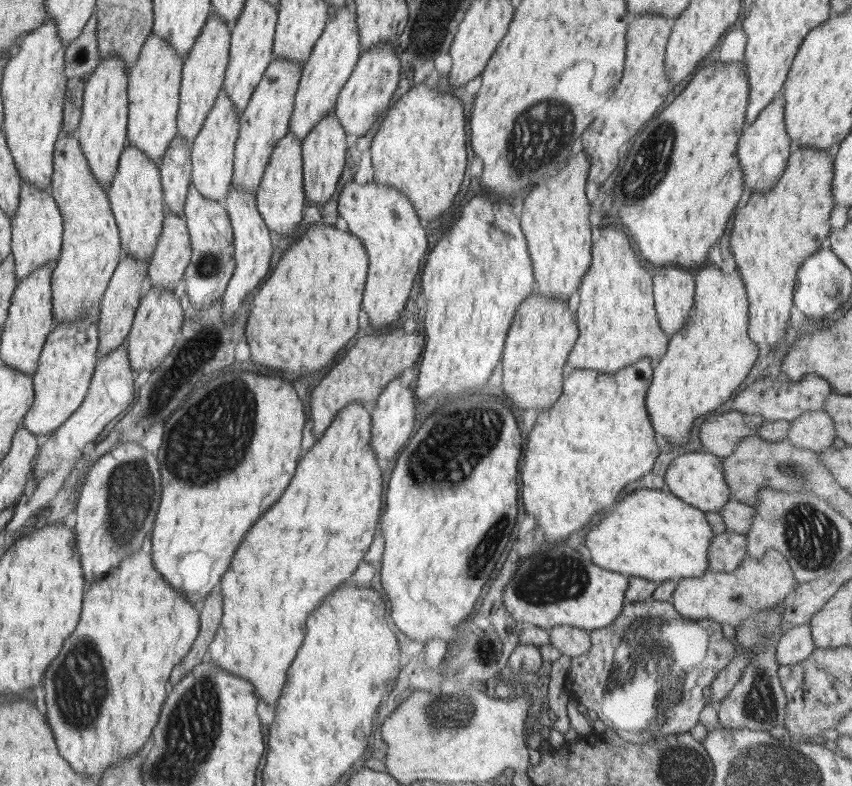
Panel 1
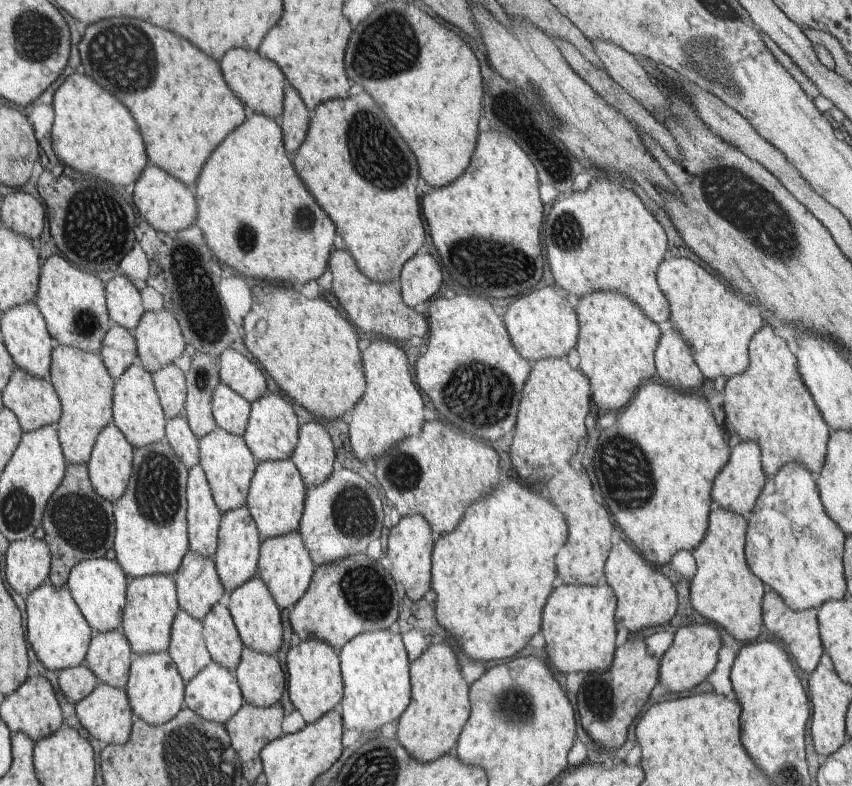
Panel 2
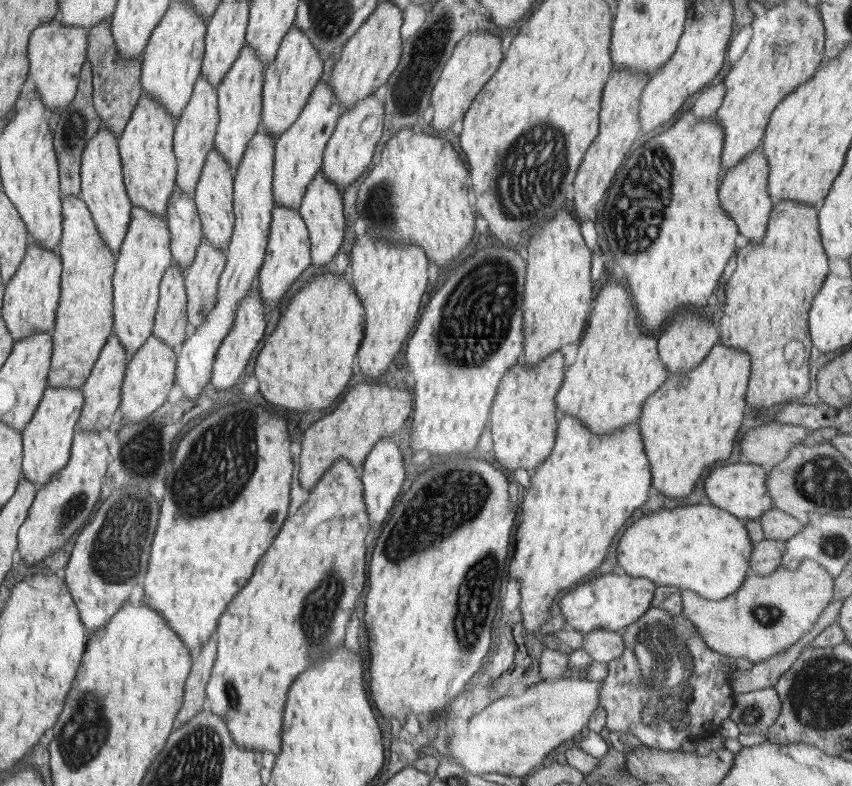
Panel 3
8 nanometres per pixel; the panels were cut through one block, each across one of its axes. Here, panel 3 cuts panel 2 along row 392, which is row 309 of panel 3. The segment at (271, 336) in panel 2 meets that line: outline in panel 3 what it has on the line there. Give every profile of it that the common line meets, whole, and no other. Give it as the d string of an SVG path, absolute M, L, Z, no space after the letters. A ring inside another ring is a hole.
M326 273L315 274L308 283L290 299L278 321L278 325L270 334L264 348L260 350L256 359L254 376L259 382L259 391L262 396L276 408L284 408L290 412L316 412L326 410L338 400L350 378L352 378L352 364L359 352L360 343L364 338L363 303L355 293L351 283L343 276Z

